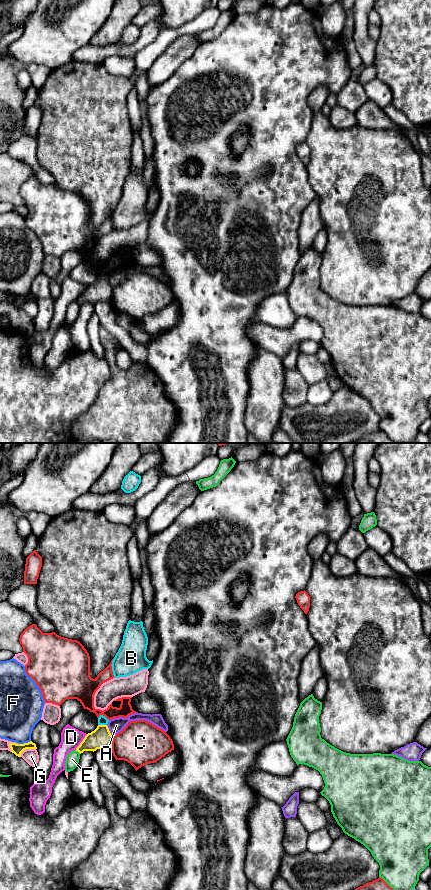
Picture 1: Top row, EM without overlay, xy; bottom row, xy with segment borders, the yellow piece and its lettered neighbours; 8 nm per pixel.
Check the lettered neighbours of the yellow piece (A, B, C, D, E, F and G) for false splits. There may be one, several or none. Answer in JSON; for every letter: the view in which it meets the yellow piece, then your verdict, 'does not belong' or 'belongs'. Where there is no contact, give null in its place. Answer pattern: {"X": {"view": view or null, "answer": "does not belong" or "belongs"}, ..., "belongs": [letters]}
{"A": {"view": "xy", "answer": "does not belong"}, "B": {"view": "xy", "answer": "does not belong"}, "C": {"view": "xy", "answer": "does not belong"}, "D": {"view": "xy", "answer": "does not belong"}, "E": {"view": "xy", "answer": "does not belong"}, "F": {"view": "xy", "answer": "does not belong"}, "G": {"view": "xy", "answer": "does not belong"}, "belongs": []}

